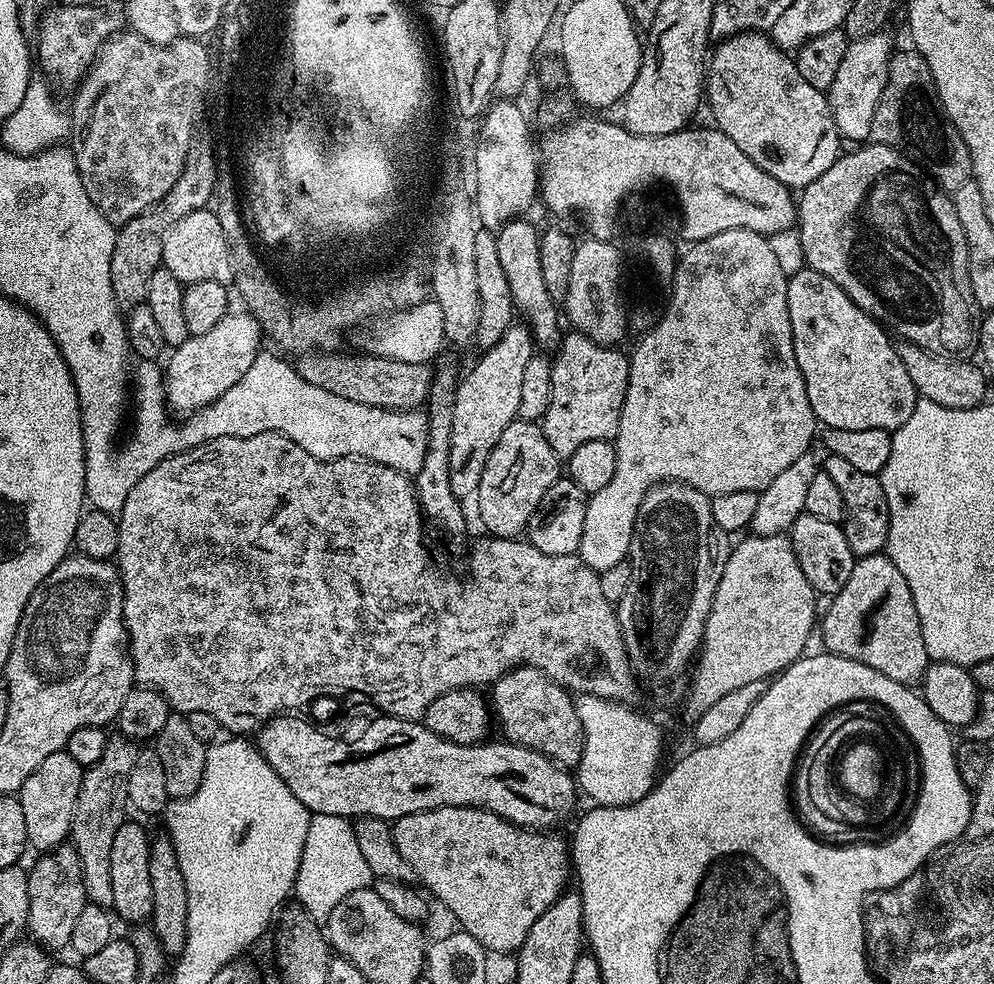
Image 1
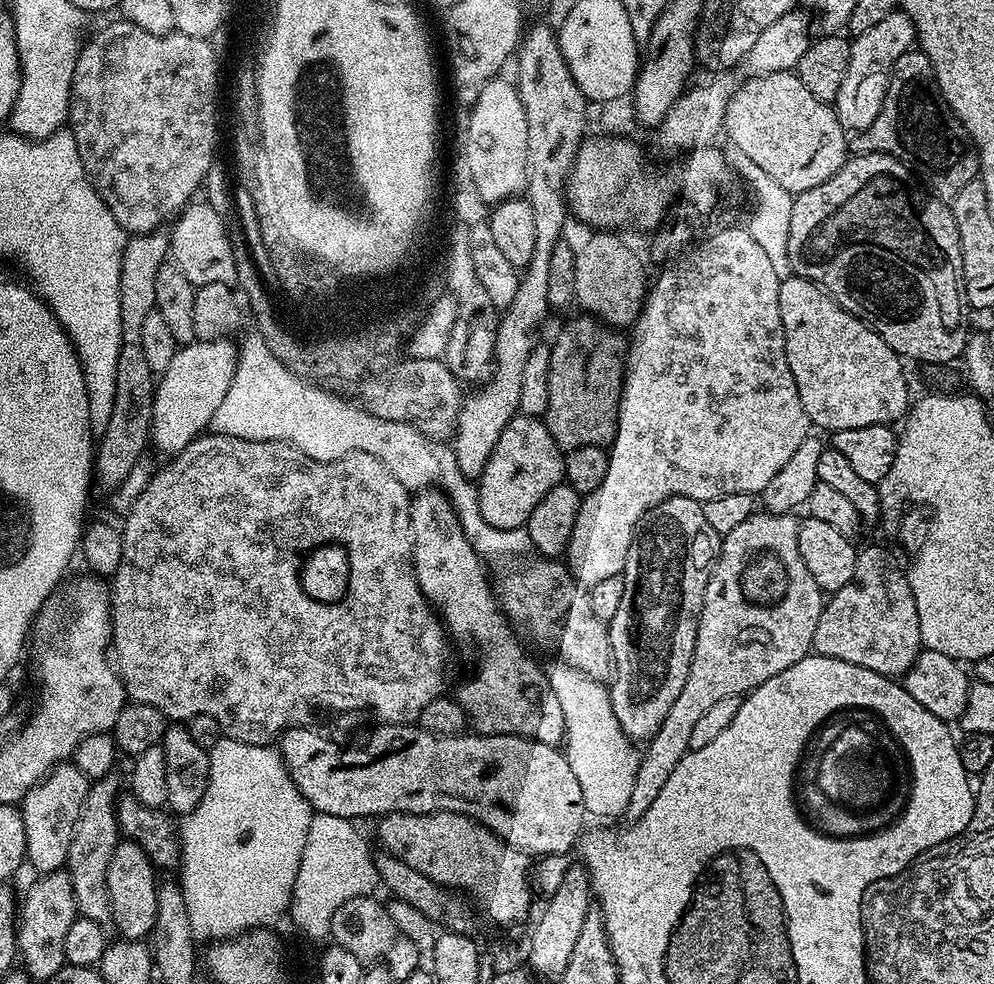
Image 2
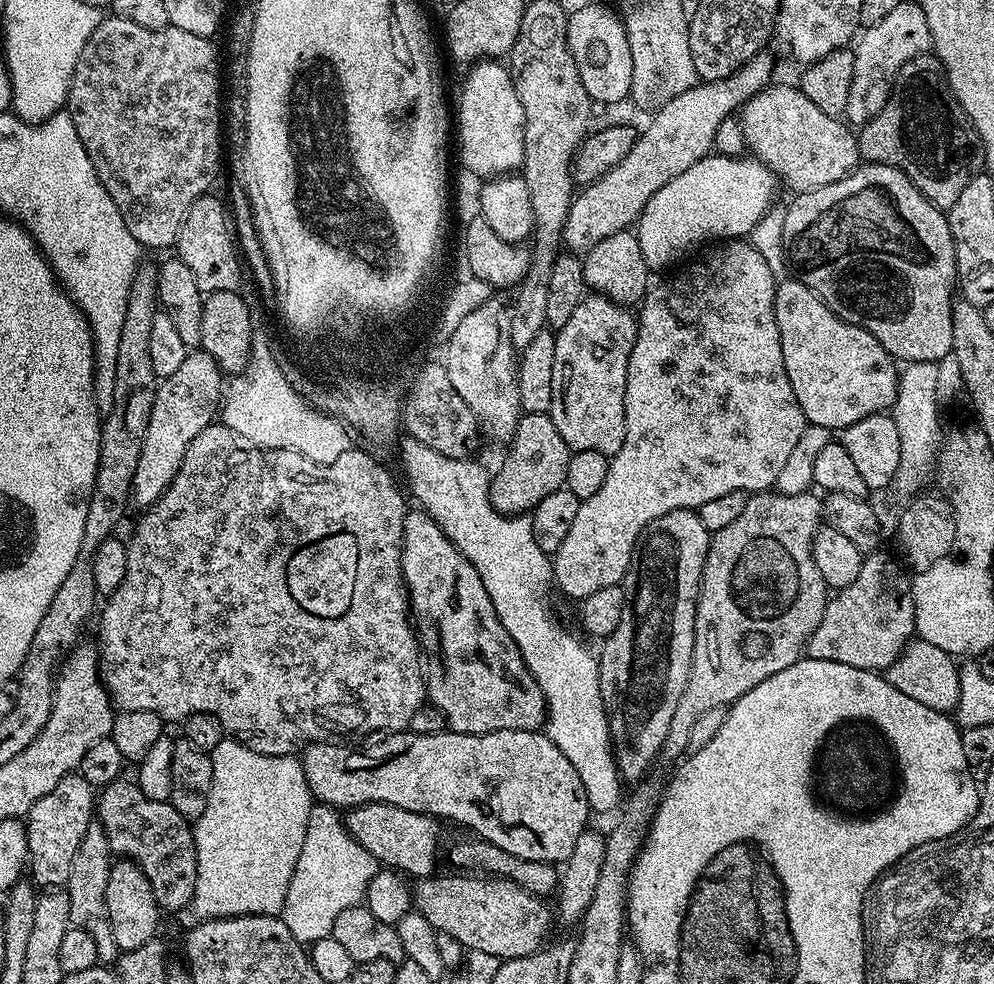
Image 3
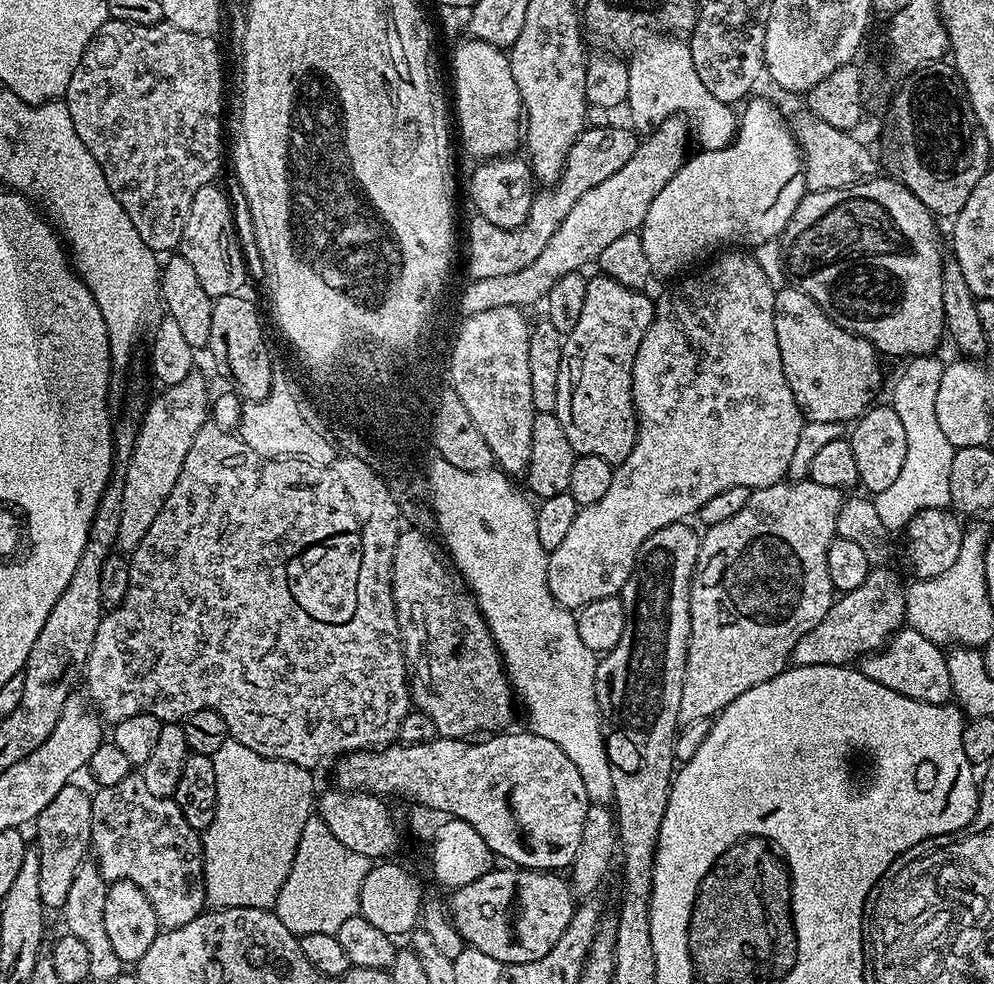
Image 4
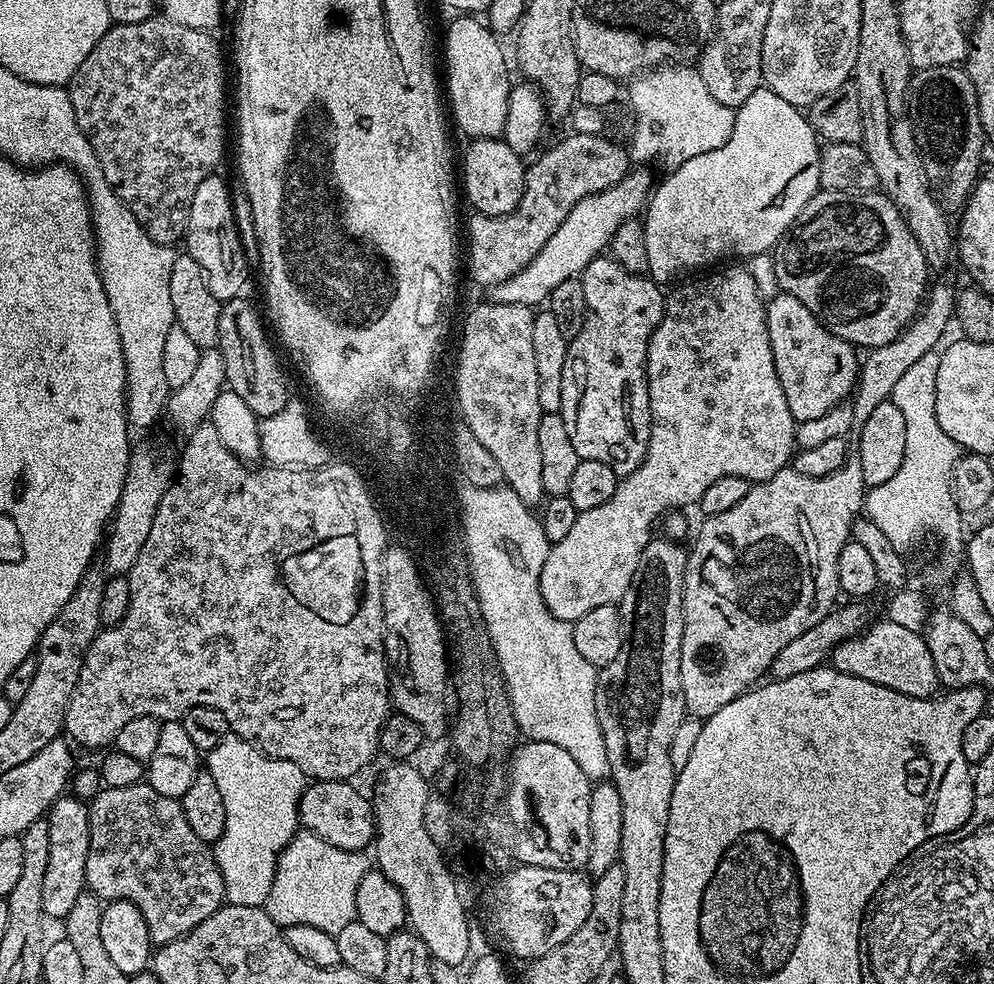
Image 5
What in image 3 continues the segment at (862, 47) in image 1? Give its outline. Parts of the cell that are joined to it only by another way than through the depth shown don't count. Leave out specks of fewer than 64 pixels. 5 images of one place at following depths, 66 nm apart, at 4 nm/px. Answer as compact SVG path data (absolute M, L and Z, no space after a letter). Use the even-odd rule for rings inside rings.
M901 2L894 6L882 22L867 25L859 33L854 51L854 82L850 84L850 102L845 115L849 125L863 126L880 113L882 106L886 106L892 93L892 83L902 66L932 52L930 25L926 22L926 14L922 14L922 6L914 2Z

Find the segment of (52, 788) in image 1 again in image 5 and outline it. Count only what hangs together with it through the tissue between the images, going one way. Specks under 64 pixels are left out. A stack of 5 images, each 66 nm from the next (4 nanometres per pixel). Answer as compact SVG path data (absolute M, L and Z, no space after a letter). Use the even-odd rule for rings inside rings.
M65 794L52 803L46 813L50 834L50 862L46 862L46 874L42 878L42 910L49 921L63 921L78 900L78 894L86 890L84 871L88 853L88 804L72 794Z

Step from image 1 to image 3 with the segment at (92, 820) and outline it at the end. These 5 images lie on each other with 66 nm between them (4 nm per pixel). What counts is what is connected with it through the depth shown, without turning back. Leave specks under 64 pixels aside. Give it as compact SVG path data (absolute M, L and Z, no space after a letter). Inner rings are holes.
M93 822L82 838L82 846L78 846L78 854L74 854L74 866L70 866L70 878L66 891L70 898L71 927L86 930L86 934L94 938L94 946L98 946L100 960L104 962L115 961L118 956L114 930L106 914L106 882L110 882L110 870L113 863L114 854L110 850L110 842L99 822Z

